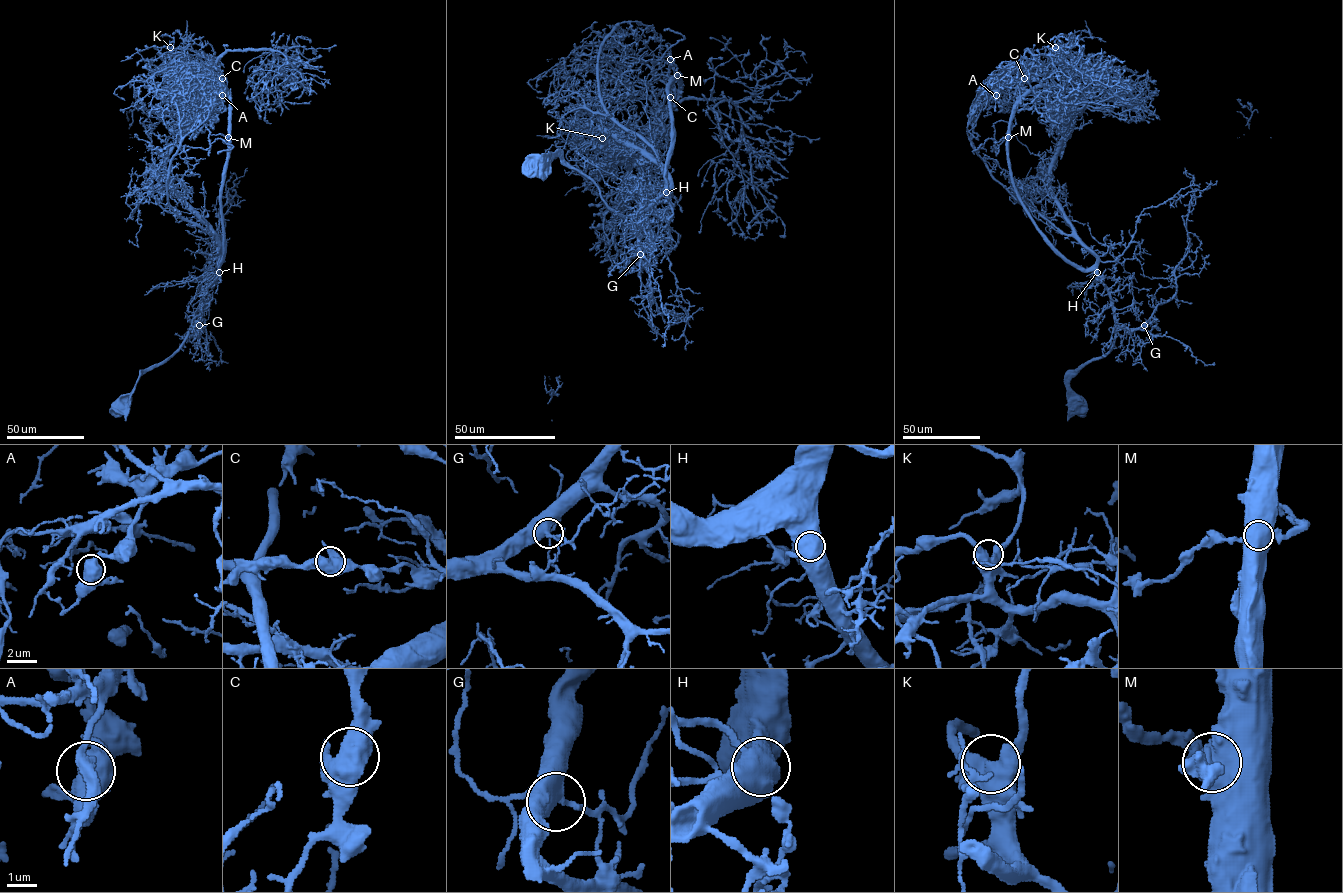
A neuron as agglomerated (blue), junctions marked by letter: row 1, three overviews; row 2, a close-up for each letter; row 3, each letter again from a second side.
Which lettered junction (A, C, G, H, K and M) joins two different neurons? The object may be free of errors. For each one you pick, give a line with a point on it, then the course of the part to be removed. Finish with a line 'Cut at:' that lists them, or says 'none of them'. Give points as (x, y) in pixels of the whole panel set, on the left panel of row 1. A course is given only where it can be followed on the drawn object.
M: place (228, 137); course (227, 137), (209, 134), (206, 149), (177, 146), (179, 127), (191, 122), (183, 126), (138, 99), (129, 128)
Cut at: M

